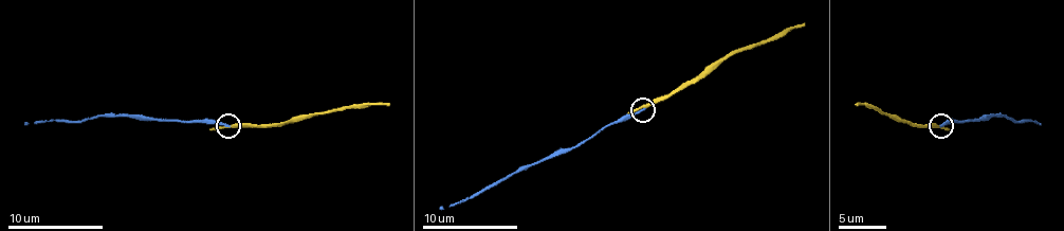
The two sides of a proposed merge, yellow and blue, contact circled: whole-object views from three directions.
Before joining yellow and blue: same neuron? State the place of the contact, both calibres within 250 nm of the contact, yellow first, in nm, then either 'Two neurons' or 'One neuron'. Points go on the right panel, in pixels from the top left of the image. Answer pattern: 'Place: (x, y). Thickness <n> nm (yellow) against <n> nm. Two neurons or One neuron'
Place: (941, 126). Thickness 200 nm (yellow) against 190 nm. Two neurons

